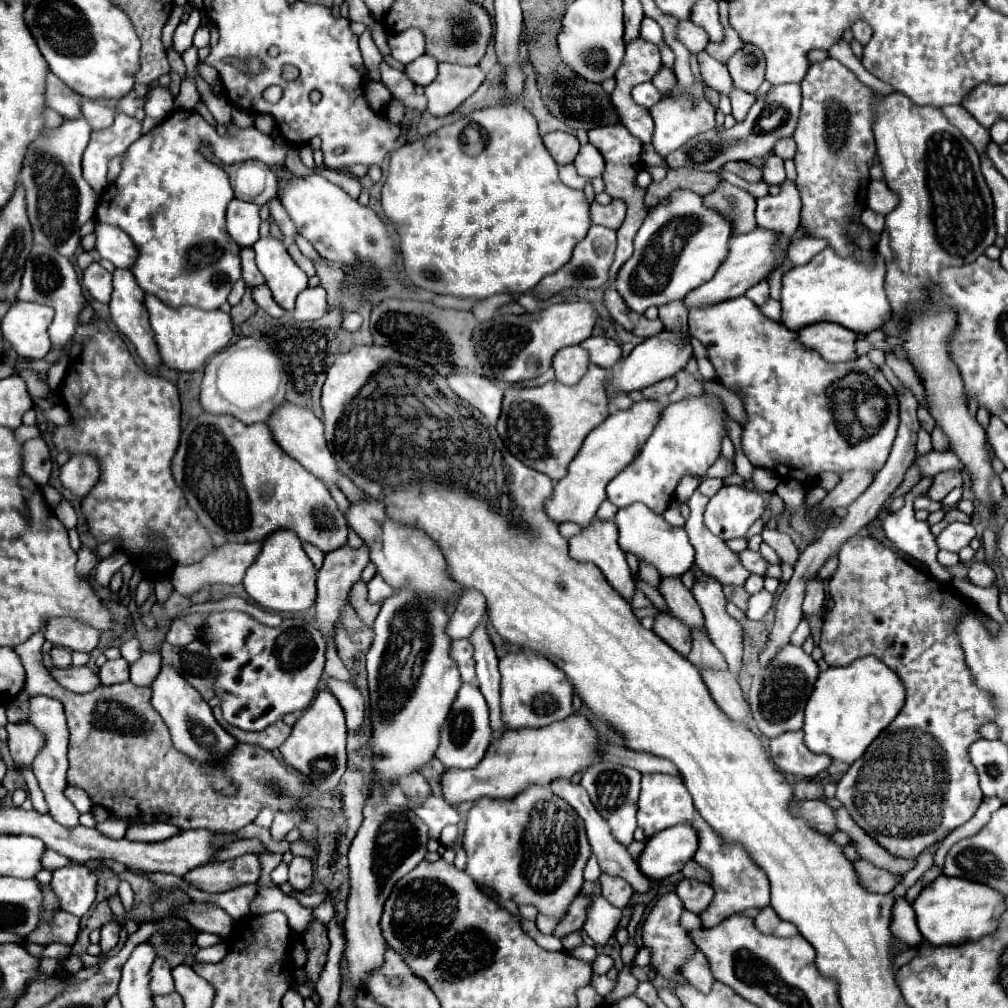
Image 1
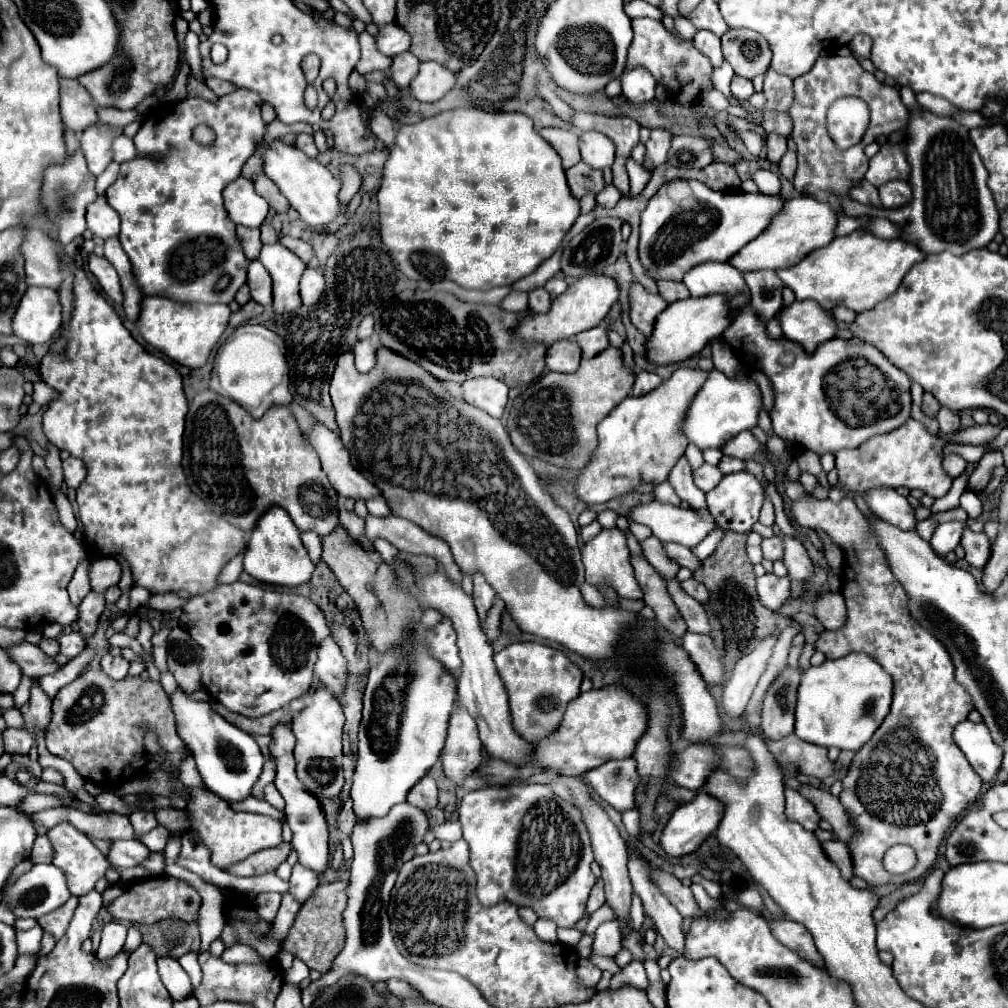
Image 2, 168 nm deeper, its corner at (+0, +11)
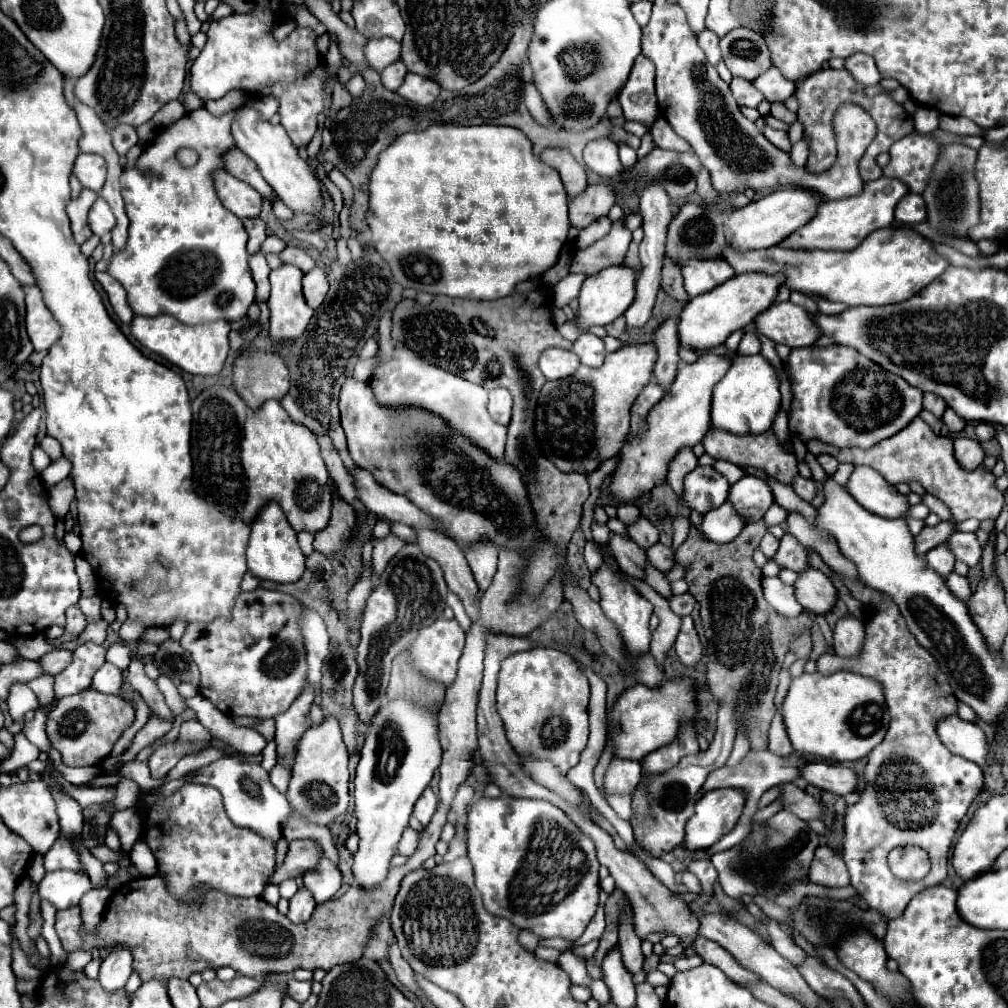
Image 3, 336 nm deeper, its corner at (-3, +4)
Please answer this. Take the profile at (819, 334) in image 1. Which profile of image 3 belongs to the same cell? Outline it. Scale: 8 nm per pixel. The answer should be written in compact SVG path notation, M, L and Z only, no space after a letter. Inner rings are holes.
M791 301L771 305L755 319L759 333L775 343L793 347L811 347L821 337L821 329L813 315Z

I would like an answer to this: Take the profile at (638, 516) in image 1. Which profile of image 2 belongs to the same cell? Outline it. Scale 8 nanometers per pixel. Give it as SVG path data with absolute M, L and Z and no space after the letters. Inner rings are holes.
M658 500L636 506L628 518L650 526L652 534L660 542L678 542L688 548L700 544L716 528L716 520L710 512L694 512L692 508L680 506L676 508Z

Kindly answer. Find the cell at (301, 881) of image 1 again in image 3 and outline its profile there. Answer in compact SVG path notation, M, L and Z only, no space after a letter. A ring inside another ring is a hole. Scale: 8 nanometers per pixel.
M303 887L303 889L299 889L299 891L289 899L289 913L287 913L287 917L289 917L293 923L305 923L305 921L311 917L315 905L317 905L317 903L313 901L313 895Z

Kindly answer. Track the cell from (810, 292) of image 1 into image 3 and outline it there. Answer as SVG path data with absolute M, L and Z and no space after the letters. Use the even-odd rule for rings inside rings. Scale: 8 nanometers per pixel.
M895 227L873 231L853 251L785 251L781 247L769 247L769 249L739 253L733 249L725 249L725 259L735 269L737 275L741 273L767 273L767 275L781 273L785 277L785 285L791 291L805 293L813 299L845 303L847 307L861 307L861 305L879 307L879 305L901 303L913 297L921 287L927 287L927 283L937 279L949 265L941 255L935 253L929 239L921 237L919 233L911 229L895 229Z

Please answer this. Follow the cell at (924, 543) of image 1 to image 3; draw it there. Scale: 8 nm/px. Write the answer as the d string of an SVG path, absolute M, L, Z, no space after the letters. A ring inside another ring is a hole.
M855 467L847 491L867 511L885 519L909 519L909 501L873 467Z

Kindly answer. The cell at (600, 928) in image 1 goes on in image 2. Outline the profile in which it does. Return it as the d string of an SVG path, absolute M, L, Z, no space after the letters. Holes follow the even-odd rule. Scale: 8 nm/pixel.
M606 922L600 924L594 934L594 954L614 958L622 950L622 934L618 928L618 922Z

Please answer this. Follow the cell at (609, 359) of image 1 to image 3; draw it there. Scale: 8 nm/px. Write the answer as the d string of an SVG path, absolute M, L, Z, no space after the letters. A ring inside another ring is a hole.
M581 333L579 339L573 343L573 351L579 355L581 363L587 367L601 367L607 355L603 339L591 333Z

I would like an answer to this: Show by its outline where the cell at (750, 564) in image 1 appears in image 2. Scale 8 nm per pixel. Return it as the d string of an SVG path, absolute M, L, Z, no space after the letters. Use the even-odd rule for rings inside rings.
M780 536L766 538L766 540L762 542L762 552L764 552L764 558L782 560L782 538L780 538Z

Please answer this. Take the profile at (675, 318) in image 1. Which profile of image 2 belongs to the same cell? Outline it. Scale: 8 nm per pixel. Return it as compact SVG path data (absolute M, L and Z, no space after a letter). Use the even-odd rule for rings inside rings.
M658 280L658 292L672 304L676 300L684 300L690 296L688 288L682 282L674 282L674 280Z

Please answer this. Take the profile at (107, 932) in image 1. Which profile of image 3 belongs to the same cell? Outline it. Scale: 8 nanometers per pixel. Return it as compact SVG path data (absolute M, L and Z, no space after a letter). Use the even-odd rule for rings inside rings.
M123 945L111 947L109 955L103 959L101 969L99 969L99 983L107 991L125 987L125 983L131 975L131 961L133 961L133 955L131 955L129 947L123 947Z

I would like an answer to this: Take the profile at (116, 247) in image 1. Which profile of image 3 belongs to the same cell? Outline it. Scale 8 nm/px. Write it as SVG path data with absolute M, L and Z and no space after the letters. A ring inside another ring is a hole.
M101 197L93 203L93 207L89 211L89 227L99 237L103 237L105 233L109 233L115 227L115 215L111 213L109 205Z

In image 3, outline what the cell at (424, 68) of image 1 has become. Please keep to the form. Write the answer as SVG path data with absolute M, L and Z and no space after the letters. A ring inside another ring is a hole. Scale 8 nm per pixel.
M397 61L389 67L385 67L381 71L381 81L385 83L385 87L389 87L391 91L397 91L401 87L401 83L405 81L405 75L407 75L407 67L403 61Z

